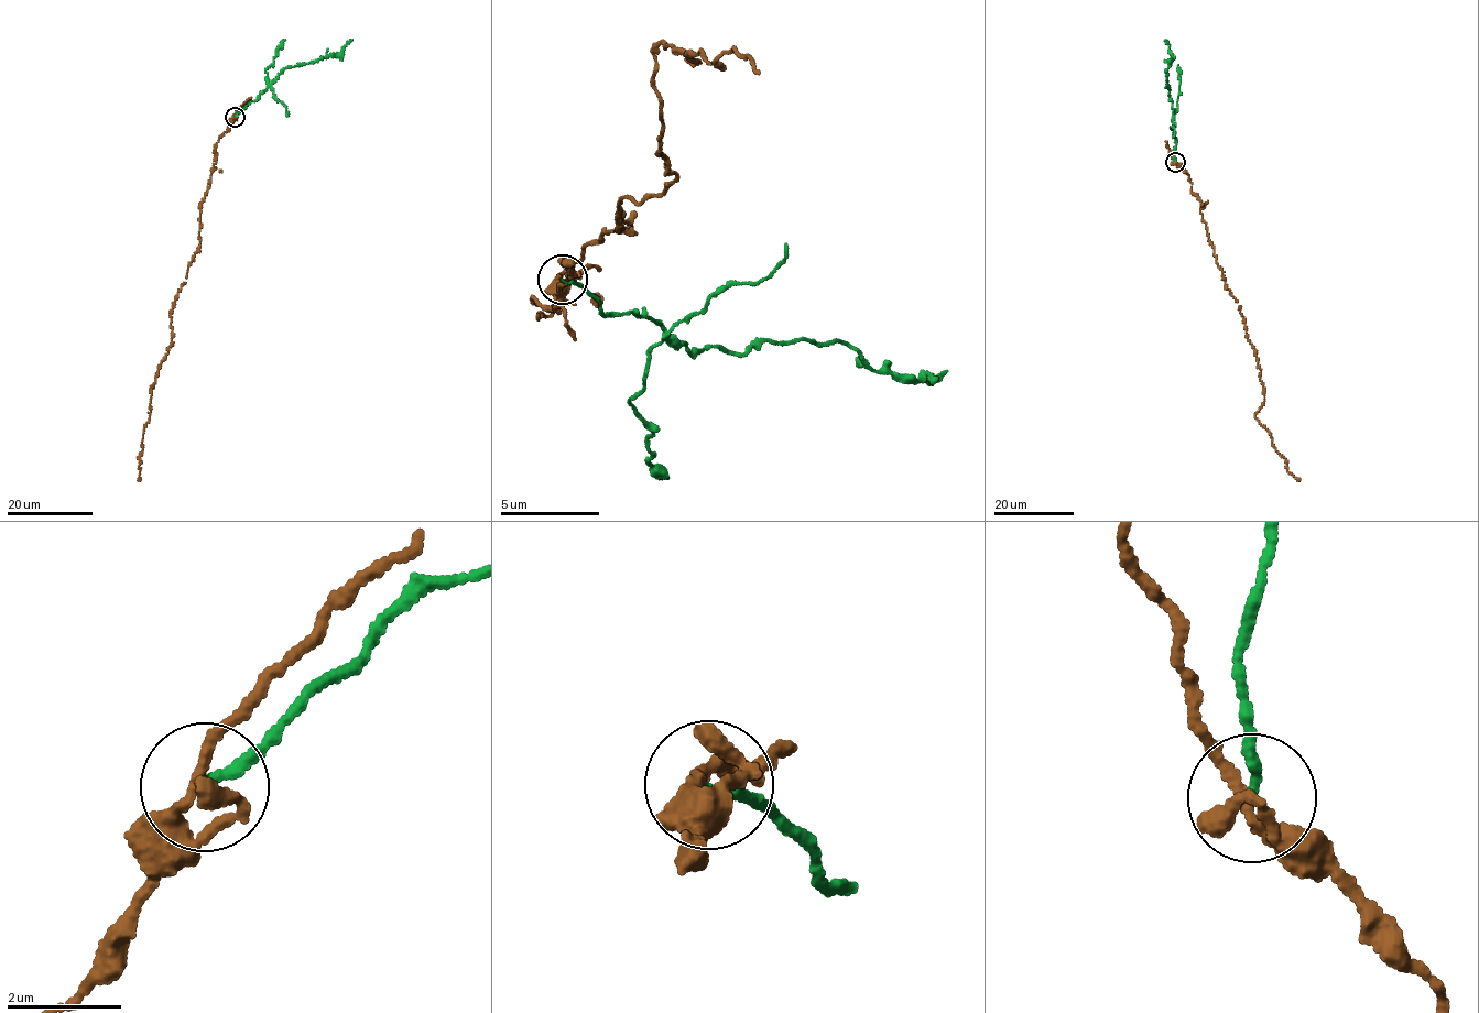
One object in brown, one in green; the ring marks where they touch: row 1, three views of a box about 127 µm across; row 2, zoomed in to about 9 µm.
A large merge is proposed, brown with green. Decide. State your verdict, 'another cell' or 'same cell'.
another cell

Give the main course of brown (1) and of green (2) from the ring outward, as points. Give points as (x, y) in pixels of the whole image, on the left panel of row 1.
1: (234, 116), (215, 149), (200, 204), (200, 246), (176, 294), (170, 316), (171, 346), (151, 390), (139, 480)
2: (234, 116), (257, 99), (285, 68), (336, 56), (352, 40)

